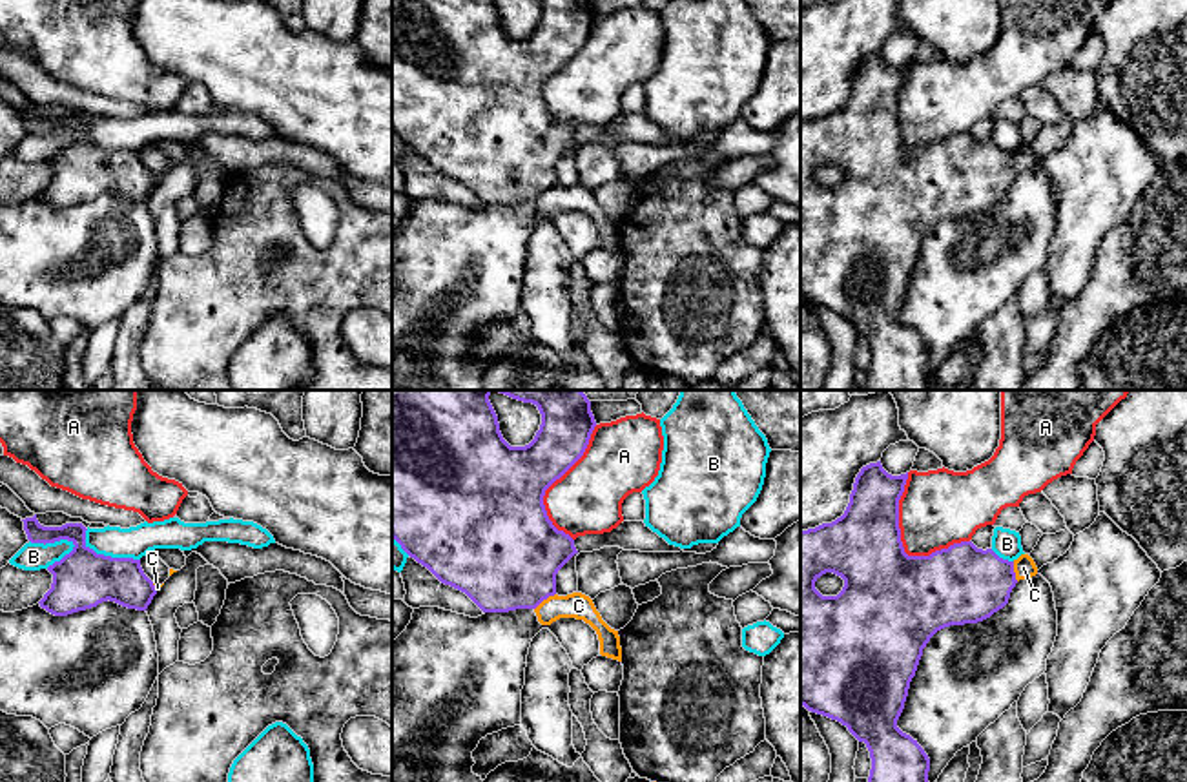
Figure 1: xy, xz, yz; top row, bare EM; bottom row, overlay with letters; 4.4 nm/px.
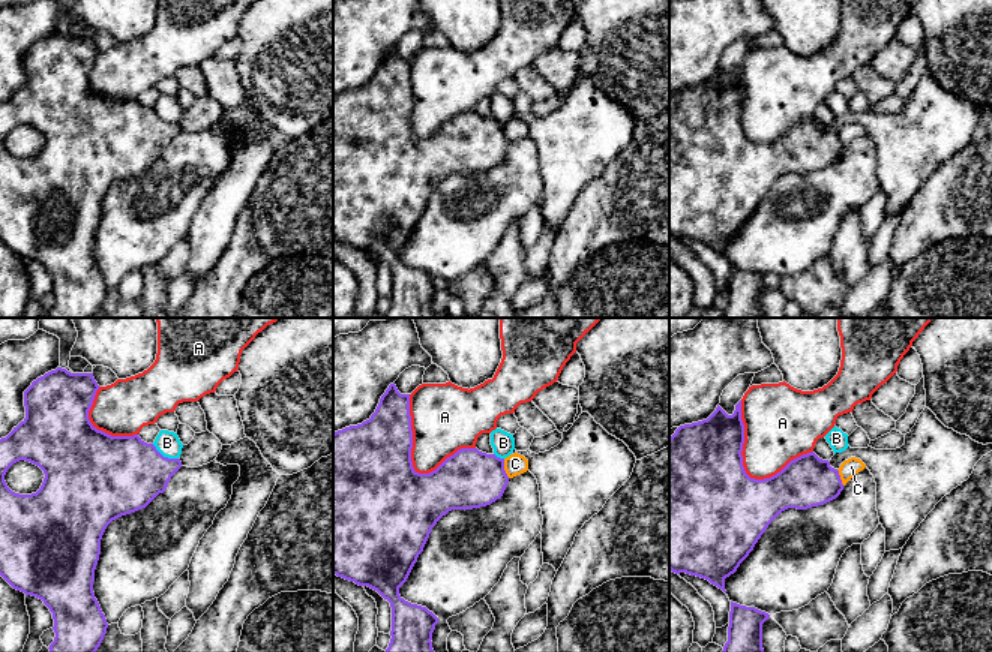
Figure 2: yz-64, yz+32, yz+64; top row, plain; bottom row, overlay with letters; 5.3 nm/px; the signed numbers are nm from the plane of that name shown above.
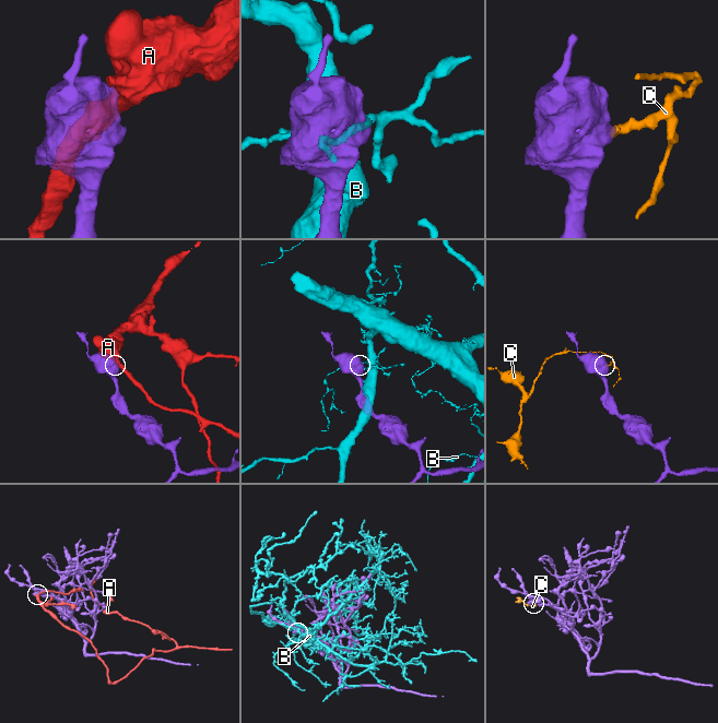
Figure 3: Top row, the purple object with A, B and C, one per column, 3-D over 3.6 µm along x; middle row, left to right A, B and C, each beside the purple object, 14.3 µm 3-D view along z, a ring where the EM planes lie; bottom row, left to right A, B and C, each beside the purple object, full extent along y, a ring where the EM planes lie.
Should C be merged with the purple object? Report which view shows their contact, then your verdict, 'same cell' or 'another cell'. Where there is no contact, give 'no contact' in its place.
xz | another cell

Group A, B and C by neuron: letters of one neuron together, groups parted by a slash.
A / B / C

